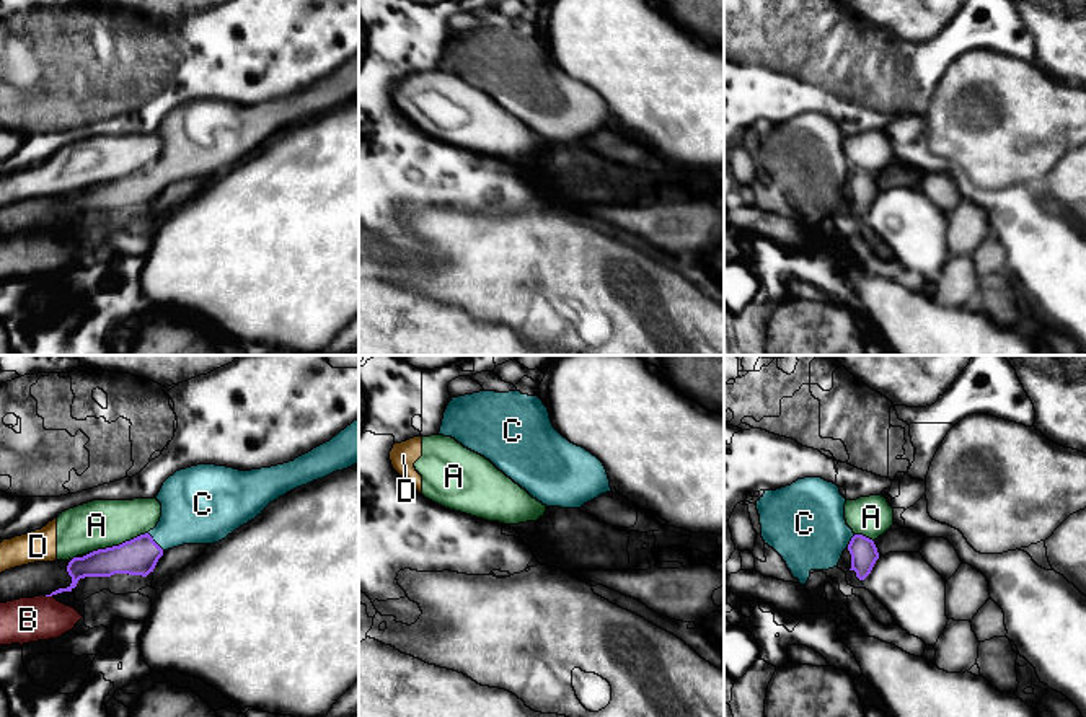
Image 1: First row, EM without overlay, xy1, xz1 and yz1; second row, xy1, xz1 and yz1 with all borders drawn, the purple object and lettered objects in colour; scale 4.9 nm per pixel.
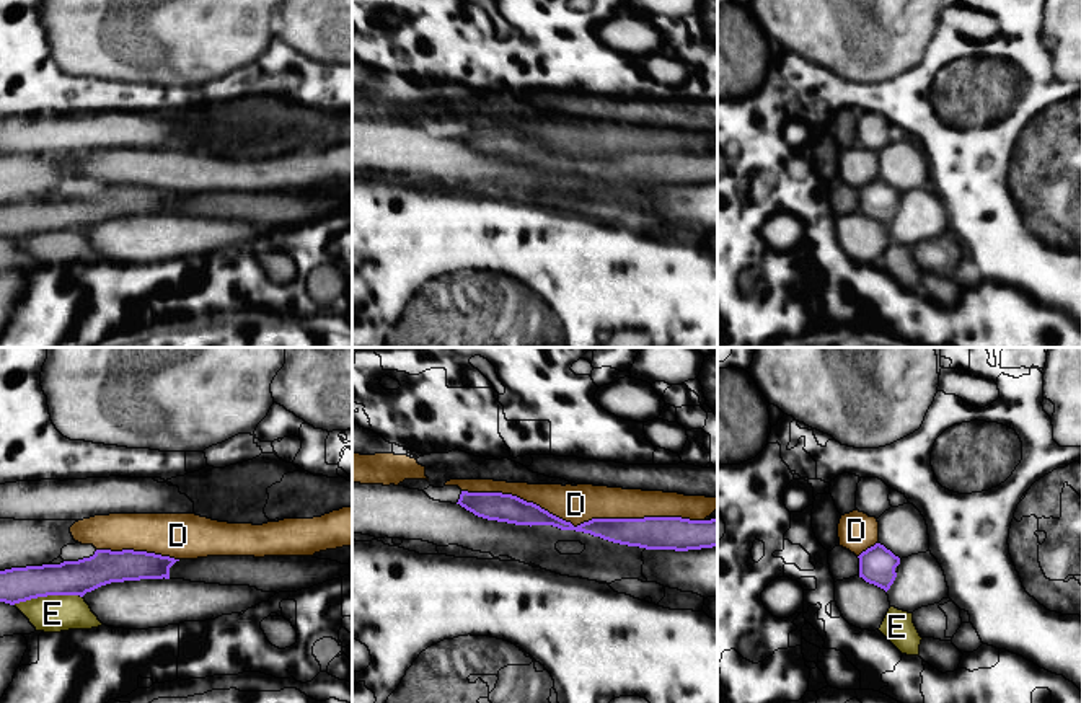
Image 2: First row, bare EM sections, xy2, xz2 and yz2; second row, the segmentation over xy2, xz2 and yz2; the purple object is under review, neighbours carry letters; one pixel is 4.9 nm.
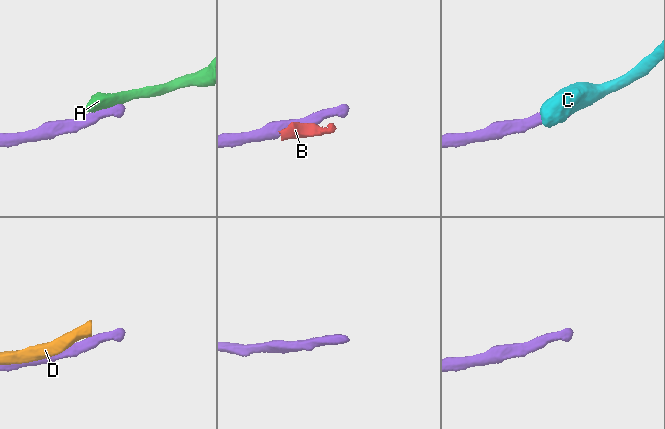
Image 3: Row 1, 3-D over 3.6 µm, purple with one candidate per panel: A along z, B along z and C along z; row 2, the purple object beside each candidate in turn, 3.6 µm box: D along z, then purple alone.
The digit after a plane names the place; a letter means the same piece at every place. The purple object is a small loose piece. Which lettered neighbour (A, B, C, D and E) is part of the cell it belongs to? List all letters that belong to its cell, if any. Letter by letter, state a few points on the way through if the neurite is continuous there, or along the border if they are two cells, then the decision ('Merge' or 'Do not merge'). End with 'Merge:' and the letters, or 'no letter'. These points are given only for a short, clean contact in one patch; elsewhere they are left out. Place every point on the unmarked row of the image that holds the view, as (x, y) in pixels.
A: Boundary: xy1 (147, 167), (90, 188). Do not merge
B: Boundary: xy1 (46, 230), (51, 232). Do not merge
C: Path across: xy1 (139, 191), (154, 176), (167, 170), (193, 144). Merge
D: Do not merge
E: Do not merge
Merge: C

